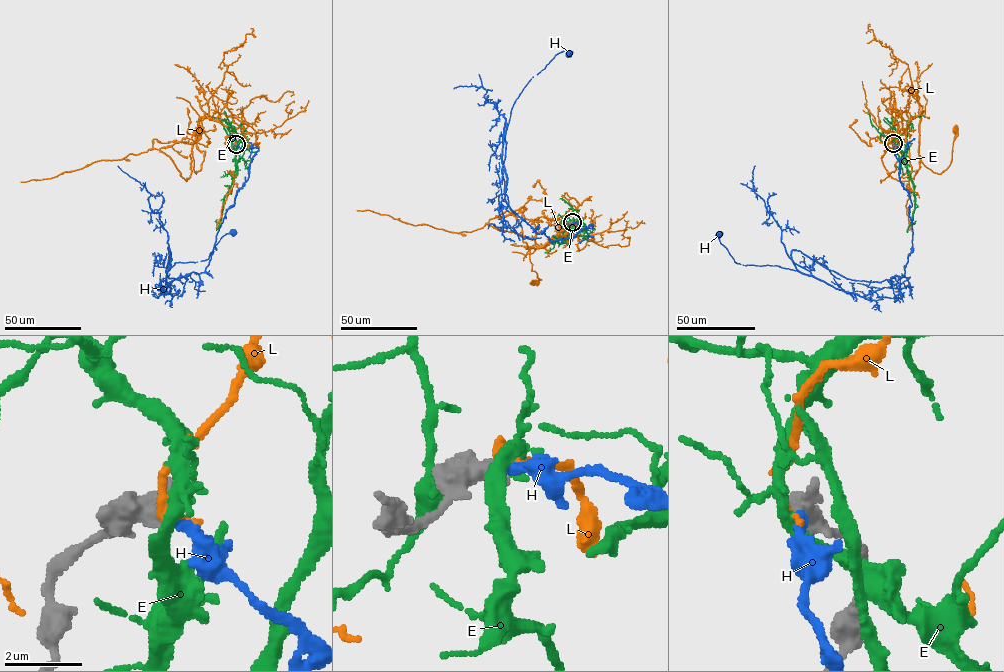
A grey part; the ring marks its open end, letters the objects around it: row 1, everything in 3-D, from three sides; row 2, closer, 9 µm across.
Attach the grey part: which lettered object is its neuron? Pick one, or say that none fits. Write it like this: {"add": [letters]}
{"add": ["H"]}

